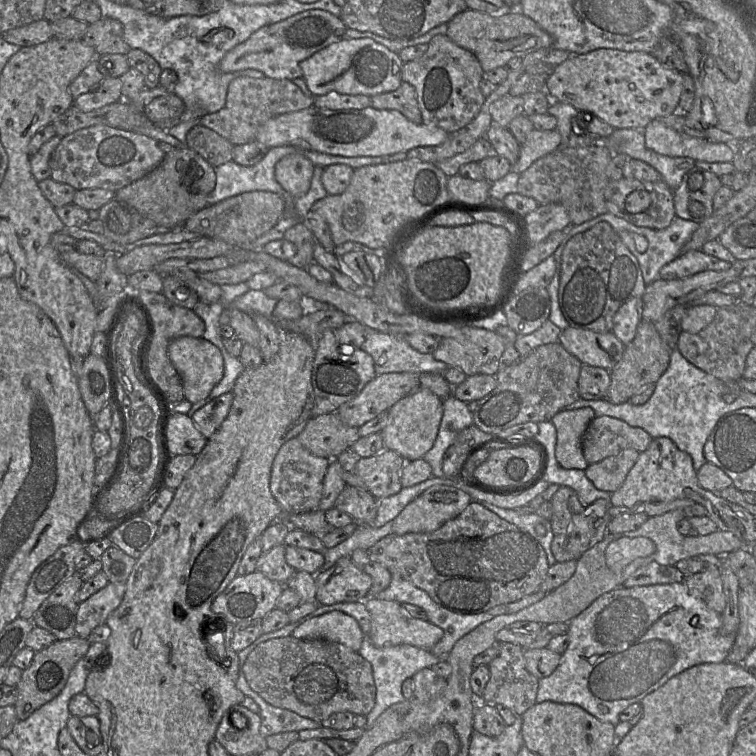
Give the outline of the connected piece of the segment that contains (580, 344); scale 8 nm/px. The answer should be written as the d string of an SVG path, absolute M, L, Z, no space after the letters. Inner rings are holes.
M571 326L561 331L558 343L583 365L608 371L620 361L625 348L612 332L596 333Z

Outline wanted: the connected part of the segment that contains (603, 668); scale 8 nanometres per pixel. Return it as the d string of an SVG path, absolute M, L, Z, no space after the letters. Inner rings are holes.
M682 582L622 587L599 596L568 625L569 644L560 664L548 677L539 679L536 702L576 704L602 722L615 721L628 706L640 703L649 693L688 668L726 660L736 634L722 634L722 614L710 609Z

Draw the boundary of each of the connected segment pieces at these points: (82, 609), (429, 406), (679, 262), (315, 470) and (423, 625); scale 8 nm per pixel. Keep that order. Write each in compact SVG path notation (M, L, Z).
M109 582L87 600L79 603L75 624L77 636L87 638L94 628L105 624L110 613L120 605L125 590L125 582Z
M417 389L400 399L390 410L386 427L381 431L384 447L402 456L406 461L423 459L433 447L443 417L443 400L428 389Z
M690 250L664 265L659 278L664 280L686 278L709 270L728 270L731 265L728 261L706 254L702 250Z
M292 438L281 446L271 468L270 491L284 515L318 509L323 494L324 478L331 460L311 454L298 438Z
M368 597L365 605L371 616L369 637L376 647L408 644L430 650L444 635L431 622L409 616L397 601Z

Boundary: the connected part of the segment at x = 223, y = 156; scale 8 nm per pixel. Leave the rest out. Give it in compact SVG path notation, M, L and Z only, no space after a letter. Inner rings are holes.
M201 124L187 134L185 146L200 154L213 167L232 161L234 145L227 139Z

